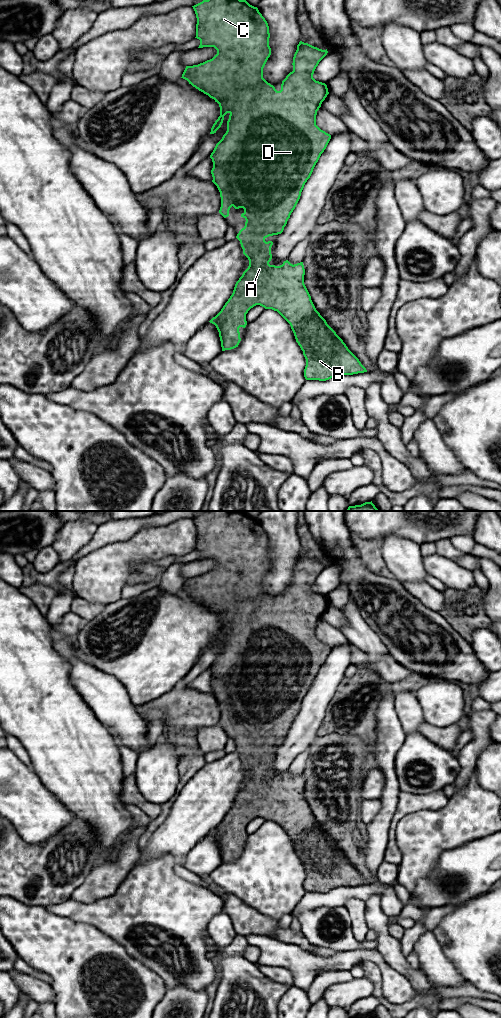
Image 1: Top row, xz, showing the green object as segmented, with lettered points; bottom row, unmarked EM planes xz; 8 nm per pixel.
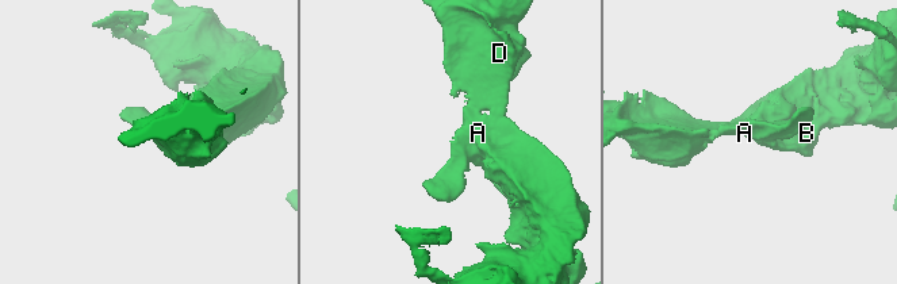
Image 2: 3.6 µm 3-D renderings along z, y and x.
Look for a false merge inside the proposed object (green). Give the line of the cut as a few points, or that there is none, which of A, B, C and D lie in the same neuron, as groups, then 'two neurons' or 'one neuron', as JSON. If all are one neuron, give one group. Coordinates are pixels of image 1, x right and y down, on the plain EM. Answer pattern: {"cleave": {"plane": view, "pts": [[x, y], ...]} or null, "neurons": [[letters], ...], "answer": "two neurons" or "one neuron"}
{"cleave": null, "neurons": [["A", "B", "C", "D"]], "answer": "one neuron"}

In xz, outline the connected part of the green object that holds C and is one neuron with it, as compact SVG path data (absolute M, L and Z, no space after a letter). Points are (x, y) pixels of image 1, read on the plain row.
M207 511L192 519L197 530L195 550L200 552L198 560L214 559L217 566L198 577L186 578L181 590L219 616L220 628L213 636L210 646L216 645L223 635L224 628L230 626L227 643L210 667L213 674L212 694L220 704L219 725L226 730L232 718L235 721L243 720L241 729L246 732L245 738L236 750L240 753L243 766L249 772L249 778L236 794L232 807L221 823L209 833L219 844L222 863L238 859L241 853L239 840L245 840L247 837L246 826L254 818L260 817L265 821L277 823L290 836L296 854L306 871L304 881L306 892L326 893L338 887L367 884L359 871L316 822L304 796L303 774L293 777L286 772L280 778L270 777L273 754L265 753L267 749L283 744L300 711L305 695L331 651L330 646L316 637L317 623L329 606L328 600L325 595L313 590L316 579L328 563L300 553L293 569L293 583L282 593L281 602L277 603L263 590L263 580L271 567L270 545L268 535L257 519L241 511Z

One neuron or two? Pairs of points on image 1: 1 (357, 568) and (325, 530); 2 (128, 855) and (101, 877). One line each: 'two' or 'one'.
1: one
2: one

